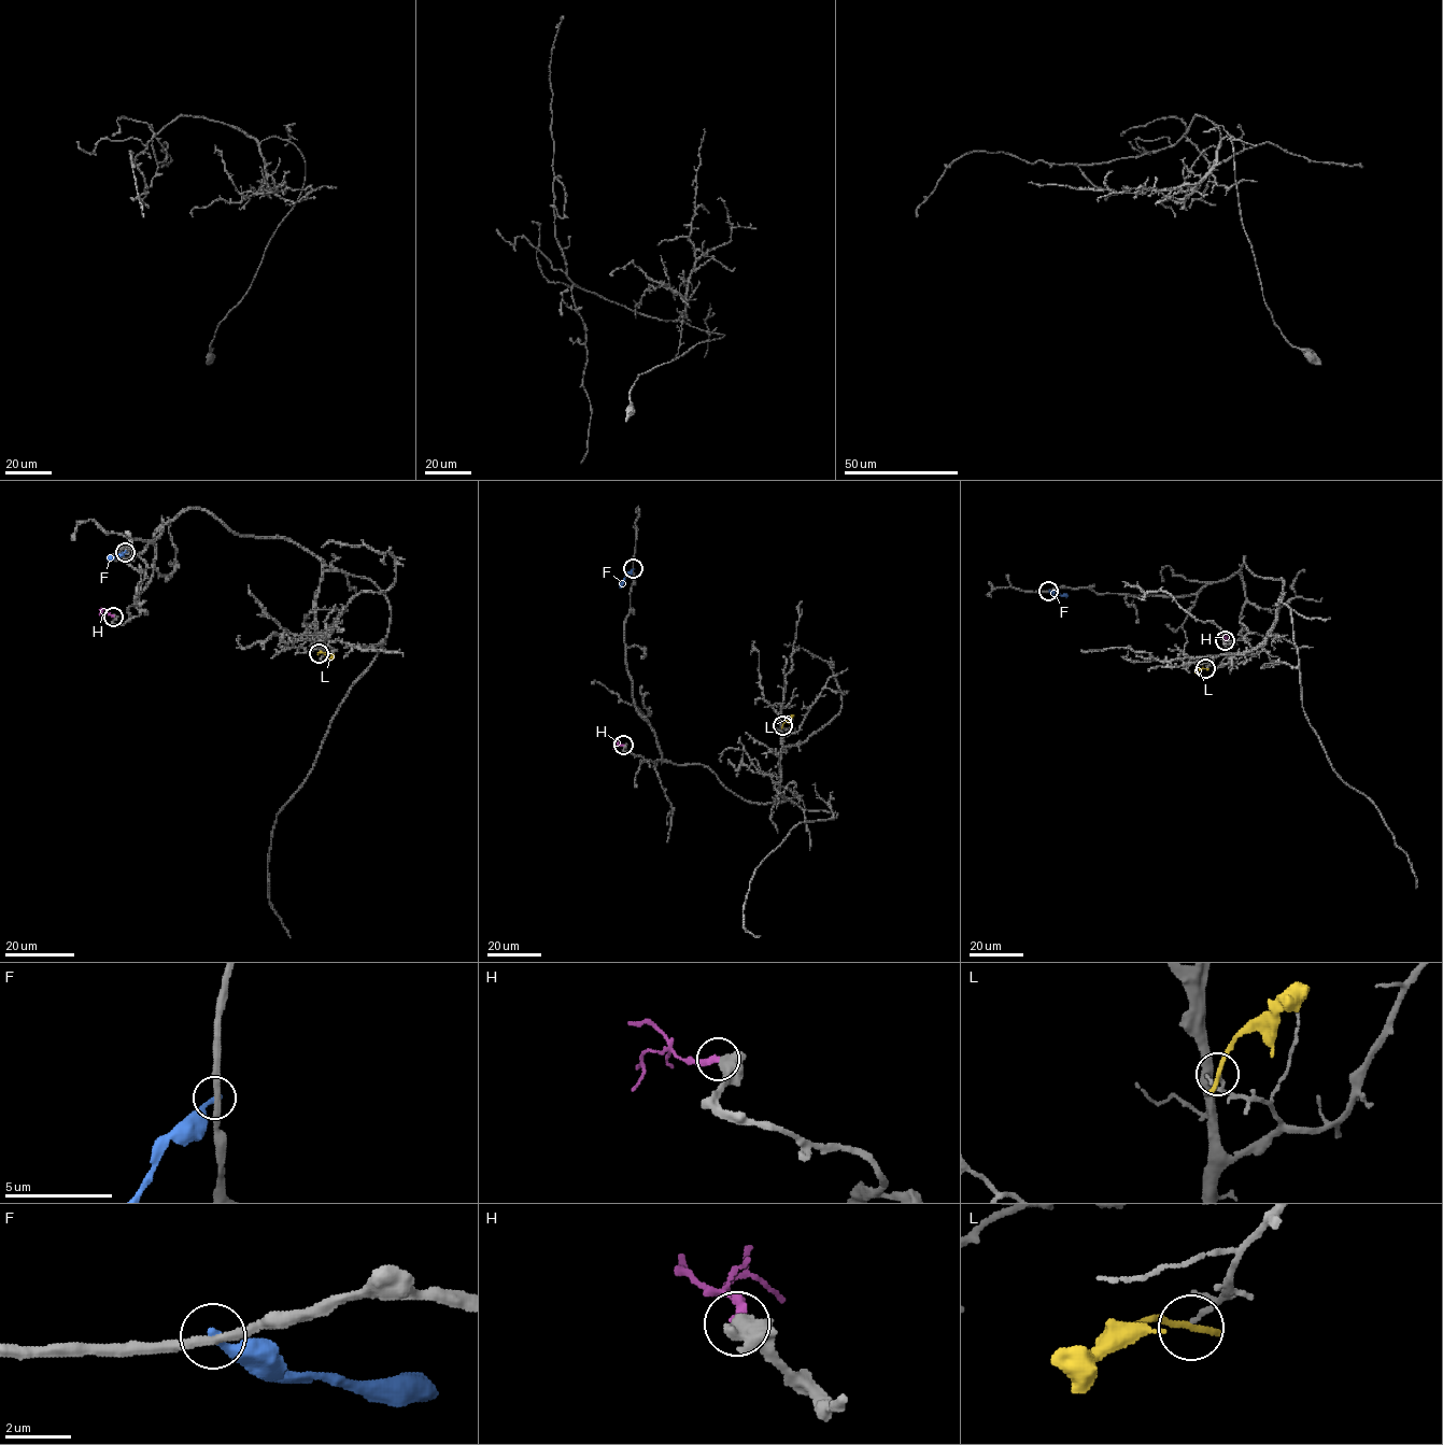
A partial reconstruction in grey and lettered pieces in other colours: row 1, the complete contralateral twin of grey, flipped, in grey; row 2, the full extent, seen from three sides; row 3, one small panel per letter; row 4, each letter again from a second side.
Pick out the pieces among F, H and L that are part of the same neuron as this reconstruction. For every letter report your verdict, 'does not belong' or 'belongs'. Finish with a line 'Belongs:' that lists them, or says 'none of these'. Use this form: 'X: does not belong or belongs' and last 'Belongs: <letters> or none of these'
F: does not belong
H: does not belong
L: does not belong
Belongs: none of these

